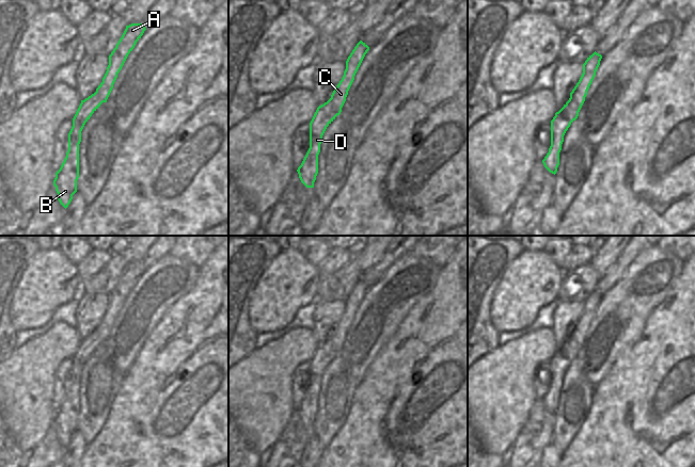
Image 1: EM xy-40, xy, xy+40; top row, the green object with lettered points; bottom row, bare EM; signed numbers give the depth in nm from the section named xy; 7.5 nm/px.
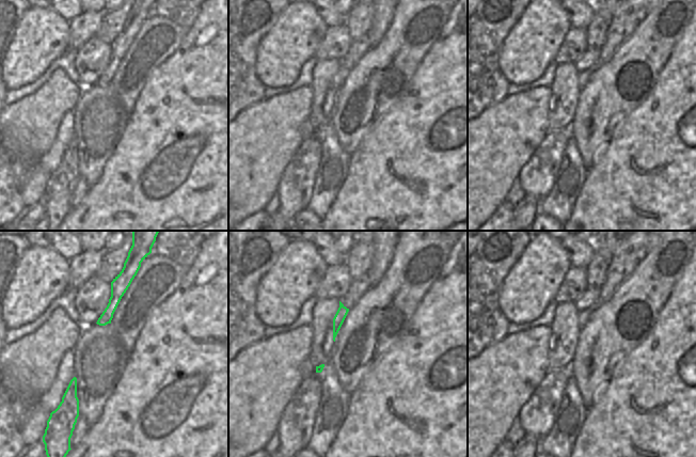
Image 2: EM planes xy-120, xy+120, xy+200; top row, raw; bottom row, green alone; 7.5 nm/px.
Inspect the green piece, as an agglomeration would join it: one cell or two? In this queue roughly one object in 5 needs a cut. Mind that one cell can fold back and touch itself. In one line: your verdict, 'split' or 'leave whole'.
leave whole

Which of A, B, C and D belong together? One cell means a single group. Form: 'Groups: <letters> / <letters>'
Groups: A B C D.

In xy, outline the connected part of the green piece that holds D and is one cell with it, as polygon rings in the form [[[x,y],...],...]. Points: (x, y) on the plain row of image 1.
[[[362,279],[357,283],[346,300],[344,315],[333,329],[331,337],[317,347],[310,361],[310,387],[297,408],[301,421],[306,426],[314,426],[318,413],[318,393],[322,374],[327,366],[341,353],[354,315],[368,289],[369,286]]]

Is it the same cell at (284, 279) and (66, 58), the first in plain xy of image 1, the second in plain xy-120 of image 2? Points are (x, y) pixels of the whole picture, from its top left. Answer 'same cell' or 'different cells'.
different cells

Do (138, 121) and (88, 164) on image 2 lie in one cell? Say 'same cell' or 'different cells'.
different cells

